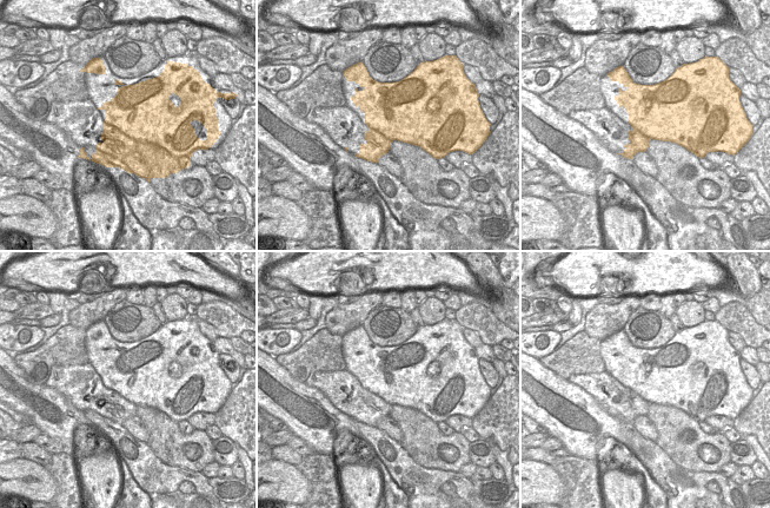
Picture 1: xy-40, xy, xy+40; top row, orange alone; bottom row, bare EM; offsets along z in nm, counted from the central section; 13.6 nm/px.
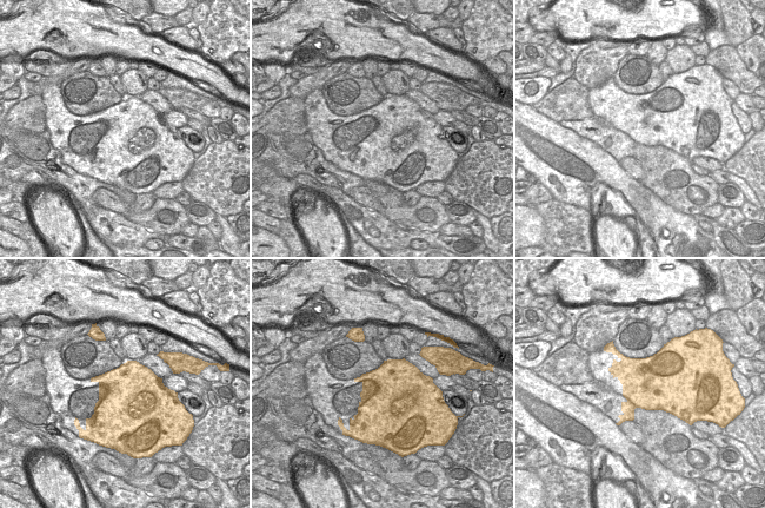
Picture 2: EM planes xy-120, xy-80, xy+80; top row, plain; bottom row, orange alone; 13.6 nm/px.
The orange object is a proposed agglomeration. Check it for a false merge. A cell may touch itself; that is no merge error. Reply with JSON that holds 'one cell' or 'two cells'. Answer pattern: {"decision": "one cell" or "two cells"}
{"decision": "two cells"}

